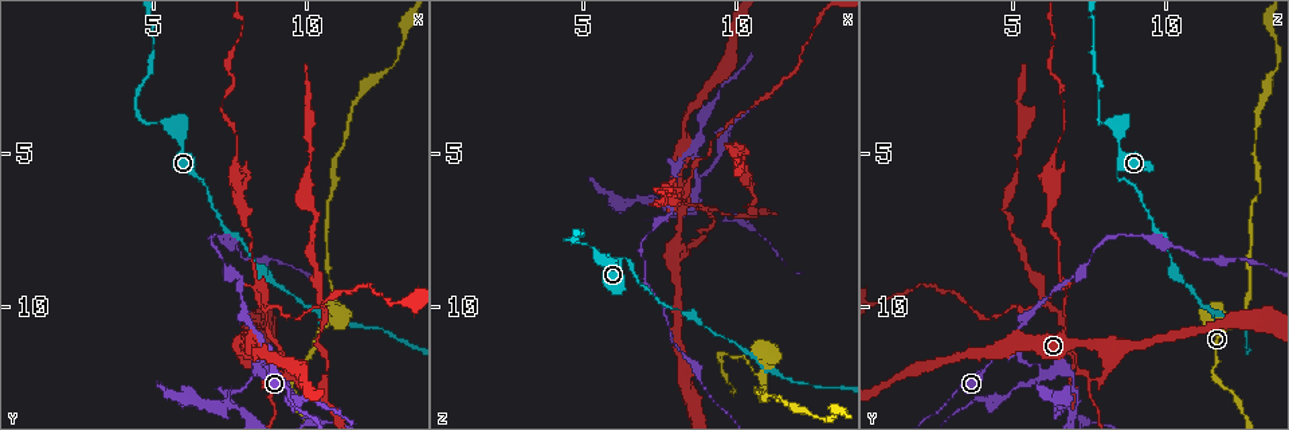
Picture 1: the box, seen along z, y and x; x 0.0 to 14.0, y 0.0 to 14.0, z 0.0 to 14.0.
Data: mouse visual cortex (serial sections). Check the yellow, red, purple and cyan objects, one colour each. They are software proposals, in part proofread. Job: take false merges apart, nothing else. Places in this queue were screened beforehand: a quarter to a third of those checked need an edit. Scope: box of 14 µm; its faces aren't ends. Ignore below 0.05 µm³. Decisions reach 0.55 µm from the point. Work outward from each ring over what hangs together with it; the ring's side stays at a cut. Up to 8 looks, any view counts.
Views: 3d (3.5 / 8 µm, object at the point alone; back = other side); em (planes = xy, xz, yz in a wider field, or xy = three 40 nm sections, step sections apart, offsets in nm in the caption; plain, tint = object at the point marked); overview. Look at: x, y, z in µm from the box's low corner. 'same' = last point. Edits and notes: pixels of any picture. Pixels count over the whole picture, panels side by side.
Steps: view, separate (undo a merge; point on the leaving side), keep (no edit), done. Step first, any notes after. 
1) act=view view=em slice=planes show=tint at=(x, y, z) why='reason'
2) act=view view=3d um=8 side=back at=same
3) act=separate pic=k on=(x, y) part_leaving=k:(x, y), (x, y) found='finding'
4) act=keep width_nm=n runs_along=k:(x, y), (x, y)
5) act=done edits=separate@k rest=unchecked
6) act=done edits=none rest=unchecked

act=view view=3d um=3.5 at=(5.1, 4.0, 7.9) why='sudden change in width'

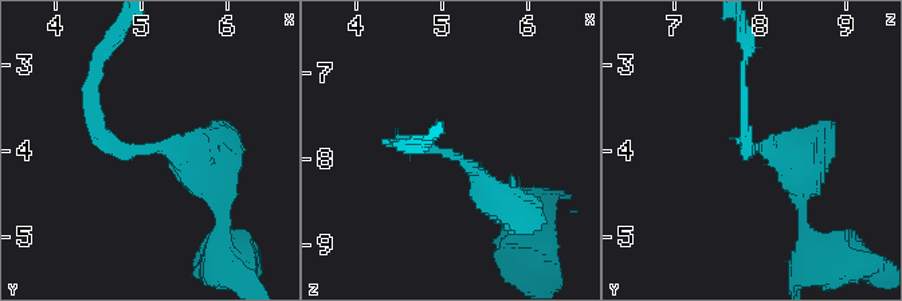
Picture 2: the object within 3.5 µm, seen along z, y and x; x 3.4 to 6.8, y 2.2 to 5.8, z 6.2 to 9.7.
act=view view=em slice=planes show=tint at=(5.15, 4.00, 7.90)

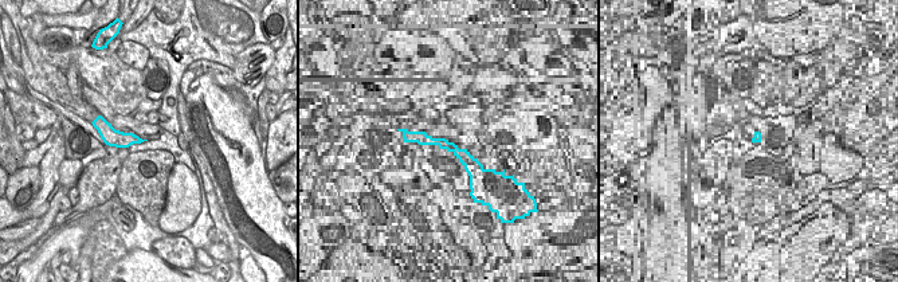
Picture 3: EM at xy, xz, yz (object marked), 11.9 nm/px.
act=keep found='all the same cell'

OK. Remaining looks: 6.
act=view view=3d um=3.5 at=(9.6, 12.2, 11.5) why='sharp bend'

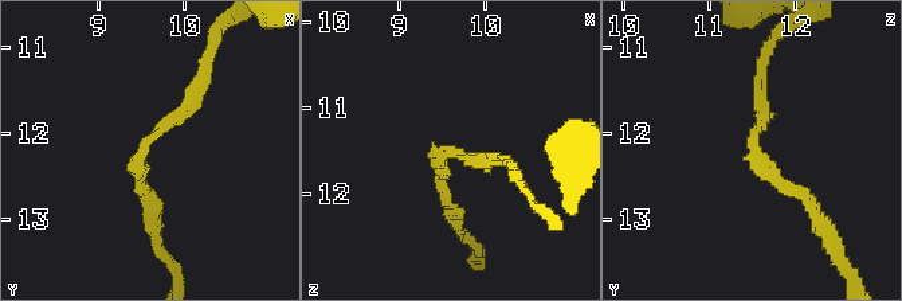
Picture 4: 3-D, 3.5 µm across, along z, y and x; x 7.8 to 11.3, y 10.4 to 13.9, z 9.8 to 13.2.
act=view view=em slice=xy step=3 show=tint at=(9.45, 12.25, 11.50) why='need the tissue'

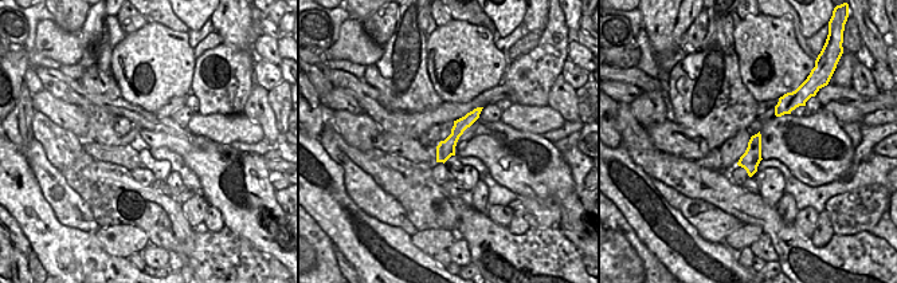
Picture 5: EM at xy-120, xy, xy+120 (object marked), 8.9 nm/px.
act=keep runs_along=4:(761, 89), (755, 156), (820, 218) found='continuous, no second cell'

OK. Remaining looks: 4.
act=view view=em slice=xy step=2 show=tint at=(7.9, 11.3, 8.4) why='narrows sharply'

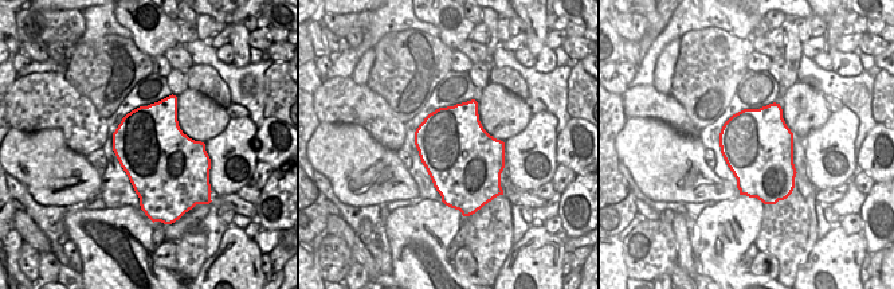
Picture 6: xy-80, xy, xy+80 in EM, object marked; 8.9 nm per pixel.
act=view view=3d um=3.5 at=same why='see where the arms go'

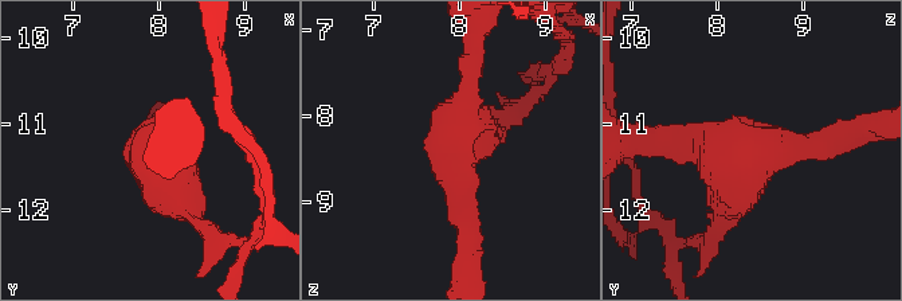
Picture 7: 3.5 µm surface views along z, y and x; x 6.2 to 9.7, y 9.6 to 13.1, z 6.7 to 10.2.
act=keep arm_widths_nm=200,300,300 runs_along=7:(650, 143), (705, 139), (729, 167), (716, 233) found='continuous, no second cell'

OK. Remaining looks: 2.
act=done edits=none rest=unchecked

